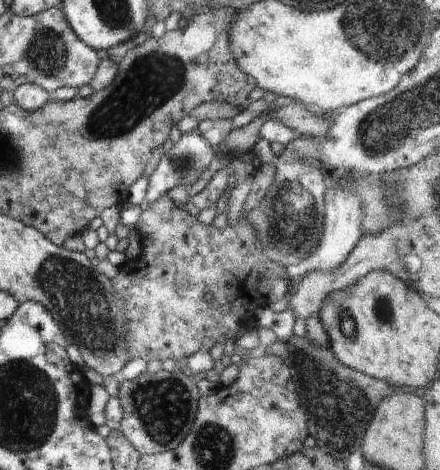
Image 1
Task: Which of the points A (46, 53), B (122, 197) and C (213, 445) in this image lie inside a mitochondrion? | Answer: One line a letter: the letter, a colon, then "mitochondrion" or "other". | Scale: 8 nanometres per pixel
A: mitochondrion
B: other
C: mitochondrion

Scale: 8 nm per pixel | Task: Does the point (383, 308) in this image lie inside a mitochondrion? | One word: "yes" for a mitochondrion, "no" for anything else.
yes

